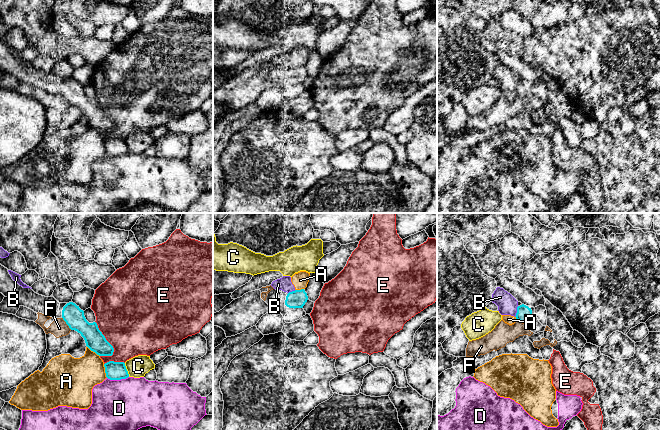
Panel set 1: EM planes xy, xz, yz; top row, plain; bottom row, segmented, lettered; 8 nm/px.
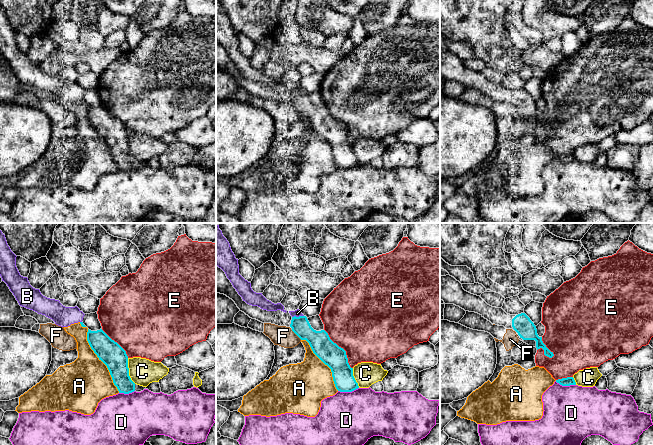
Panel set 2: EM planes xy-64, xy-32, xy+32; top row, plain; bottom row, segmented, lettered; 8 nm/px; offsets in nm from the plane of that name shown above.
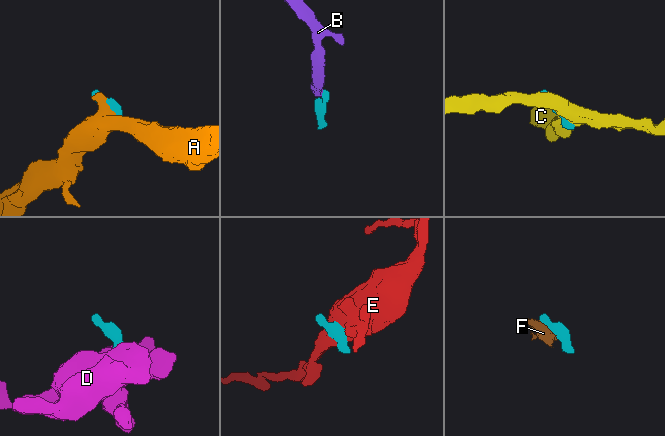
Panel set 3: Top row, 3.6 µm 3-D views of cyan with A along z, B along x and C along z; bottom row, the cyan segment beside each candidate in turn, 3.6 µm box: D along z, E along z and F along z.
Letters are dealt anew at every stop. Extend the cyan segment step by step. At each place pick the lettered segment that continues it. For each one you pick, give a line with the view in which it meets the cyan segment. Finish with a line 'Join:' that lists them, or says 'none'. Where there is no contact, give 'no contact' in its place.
Join: none

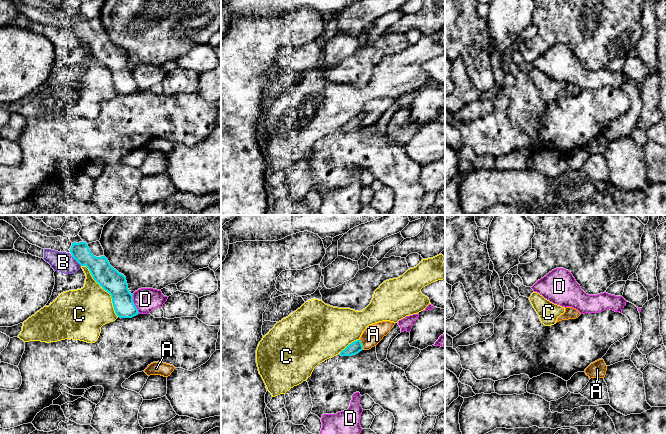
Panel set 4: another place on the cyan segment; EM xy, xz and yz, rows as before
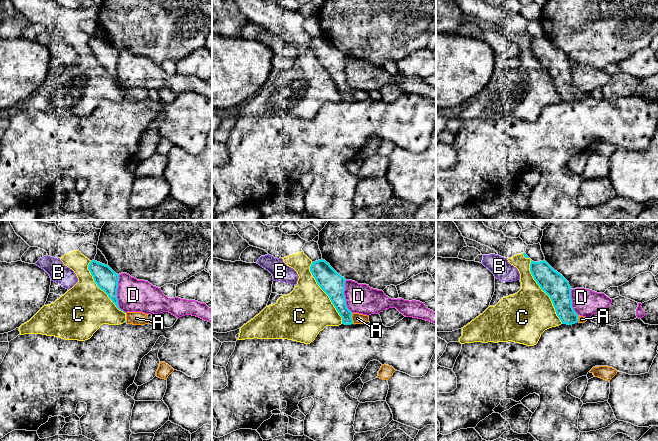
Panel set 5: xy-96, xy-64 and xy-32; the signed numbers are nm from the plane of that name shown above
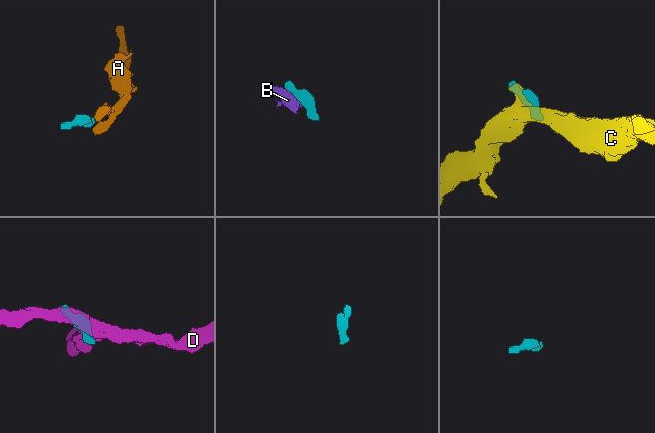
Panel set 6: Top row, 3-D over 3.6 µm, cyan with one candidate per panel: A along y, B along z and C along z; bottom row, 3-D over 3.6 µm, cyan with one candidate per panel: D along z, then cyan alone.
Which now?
A: xz
Join: A

